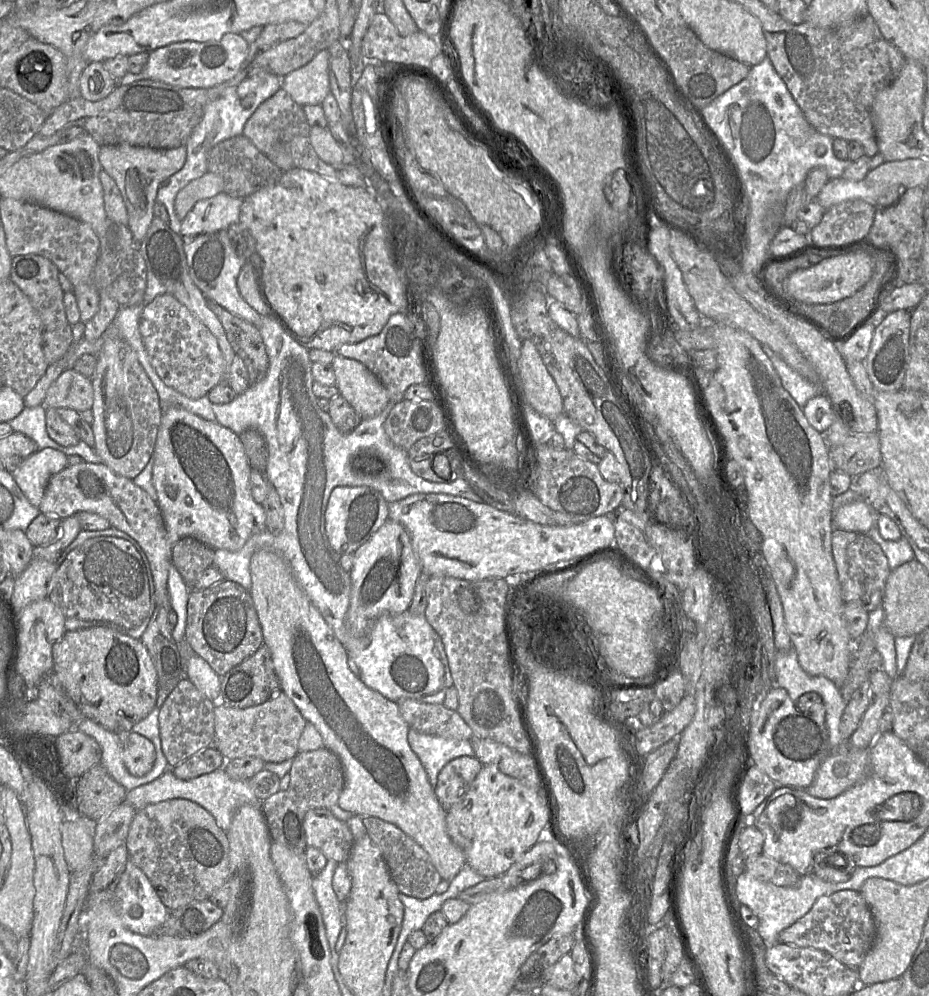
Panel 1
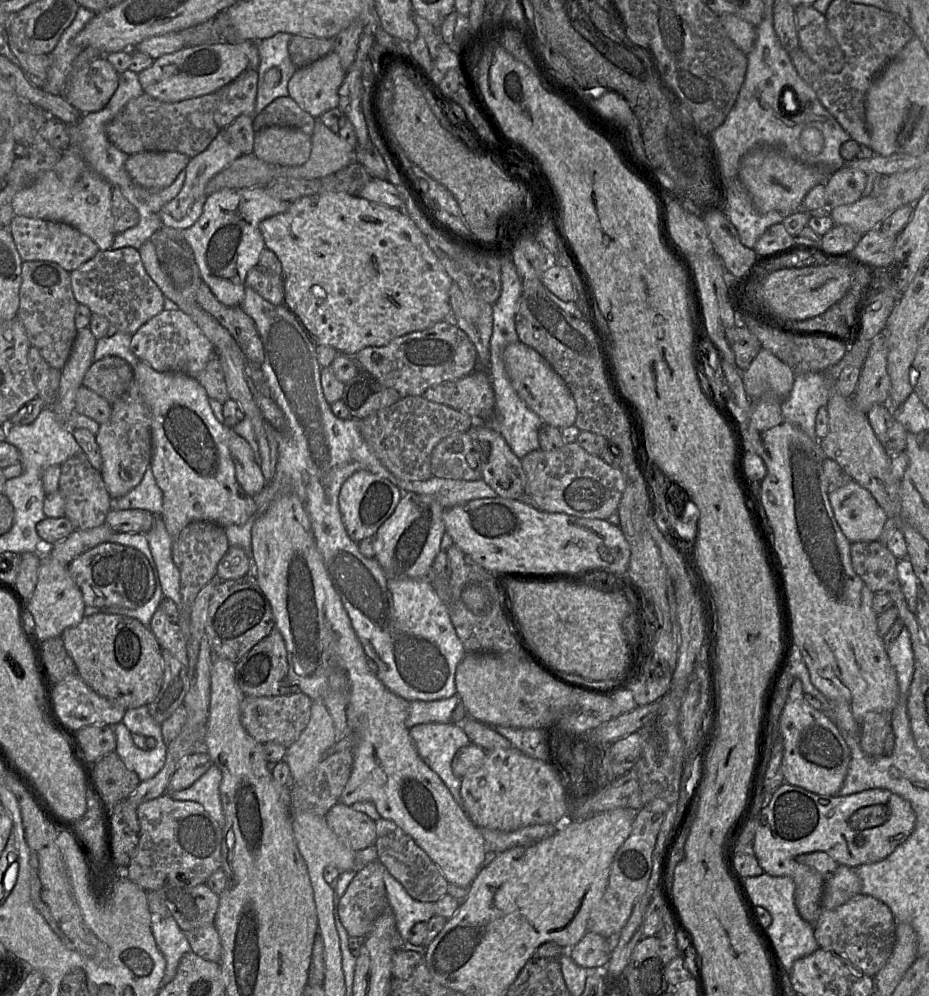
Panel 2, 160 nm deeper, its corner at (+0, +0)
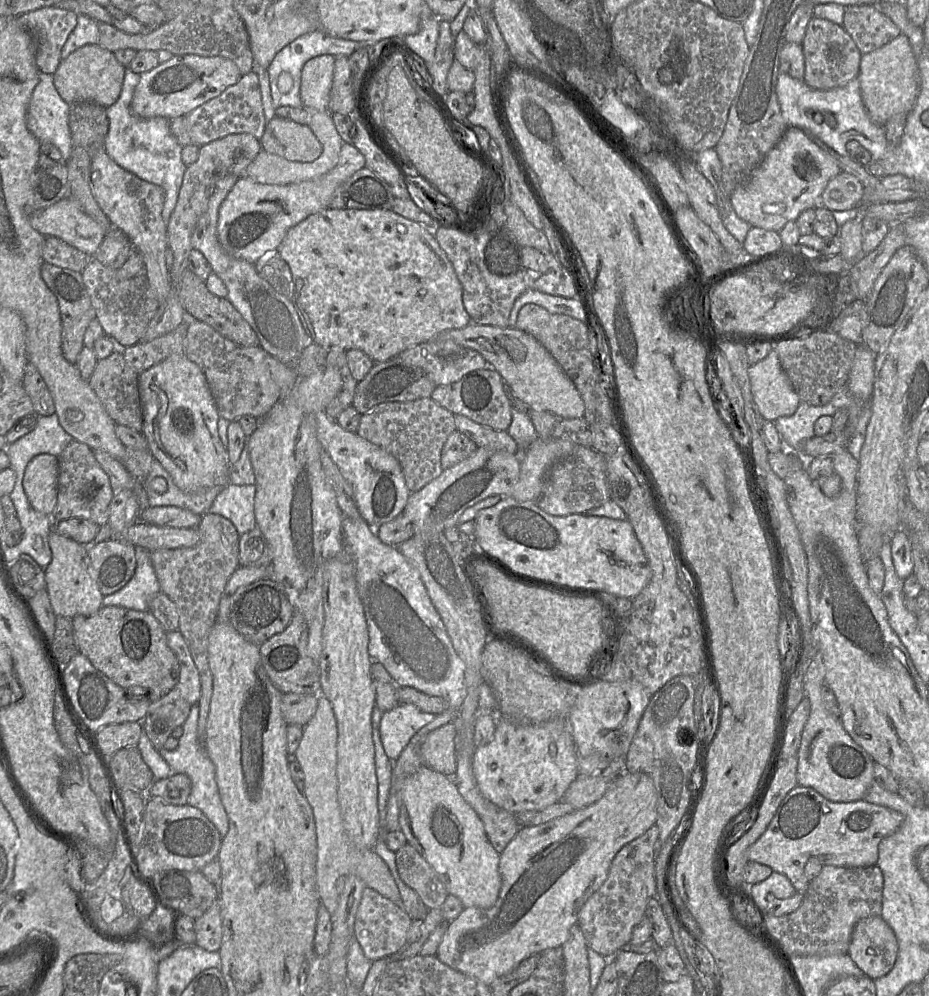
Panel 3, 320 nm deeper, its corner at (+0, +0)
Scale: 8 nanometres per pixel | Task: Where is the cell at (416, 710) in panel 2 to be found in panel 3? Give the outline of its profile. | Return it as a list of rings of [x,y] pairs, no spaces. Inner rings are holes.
[[[406,703],[384,712],[380,722],[380,736],[388,758],[396,761],[415,733],[436,716]]]

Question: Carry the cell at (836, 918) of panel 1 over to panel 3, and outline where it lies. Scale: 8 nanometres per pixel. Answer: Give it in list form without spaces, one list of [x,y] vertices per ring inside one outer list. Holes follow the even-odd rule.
[[[870,916],[855,925],[847,955],[866,976],[875,980],[891,971],[898,950],[891,927],[881,916]]]

